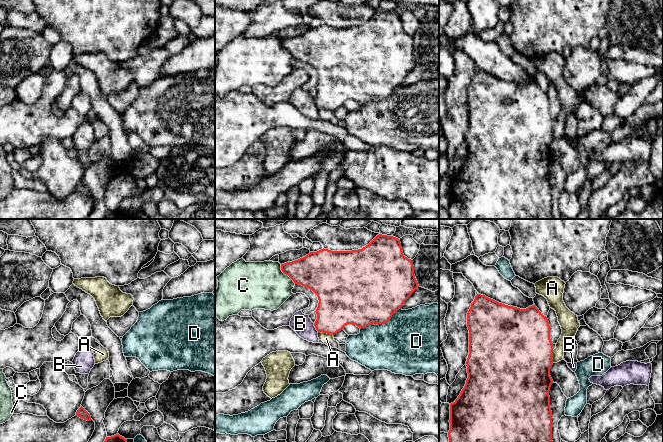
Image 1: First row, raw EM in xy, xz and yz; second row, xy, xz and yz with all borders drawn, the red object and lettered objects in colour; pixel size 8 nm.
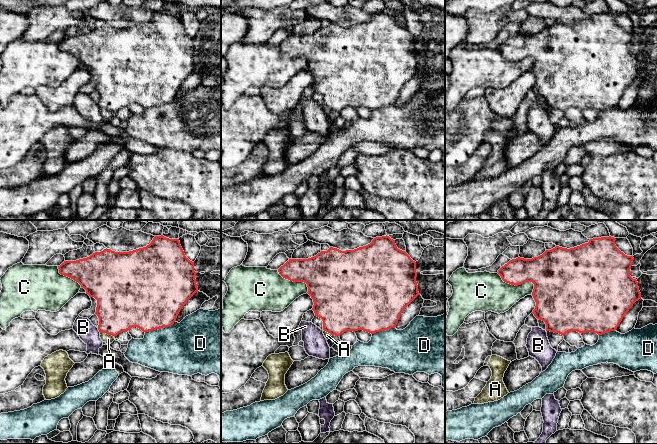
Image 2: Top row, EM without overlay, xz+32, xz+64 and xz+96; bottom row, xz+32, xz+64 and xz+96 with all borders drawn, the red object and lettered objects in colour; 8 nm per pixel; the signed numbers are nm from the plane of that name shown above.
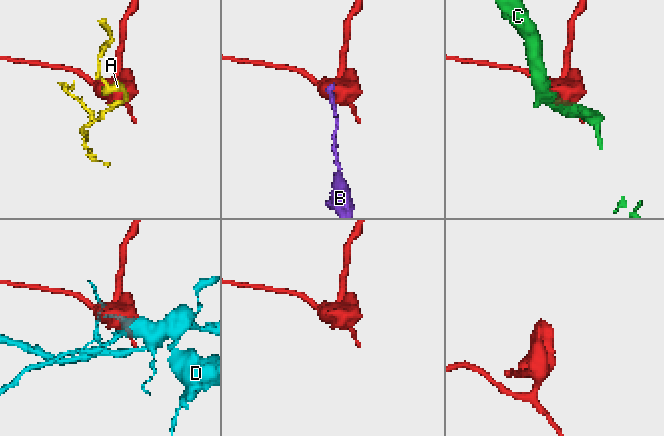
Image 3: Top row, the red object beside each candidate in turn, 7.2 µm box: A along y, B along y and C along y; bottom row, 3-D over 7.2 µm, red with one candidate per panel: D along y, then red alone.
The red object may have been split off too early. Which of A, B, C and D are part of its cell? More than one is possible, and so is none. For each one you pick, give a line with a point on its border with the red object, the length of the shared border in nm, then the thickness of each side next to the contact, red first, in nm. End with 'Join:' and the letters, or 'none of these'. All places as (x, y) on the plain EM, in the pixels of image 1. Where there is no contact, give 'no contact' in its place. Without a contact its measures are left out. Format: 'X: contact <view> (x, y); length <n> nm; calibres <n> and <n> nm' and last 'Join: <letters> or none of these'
Join: none of these

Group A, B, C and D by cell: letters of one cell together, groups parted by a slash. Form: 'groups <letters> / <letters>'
groups A / B / C / D

